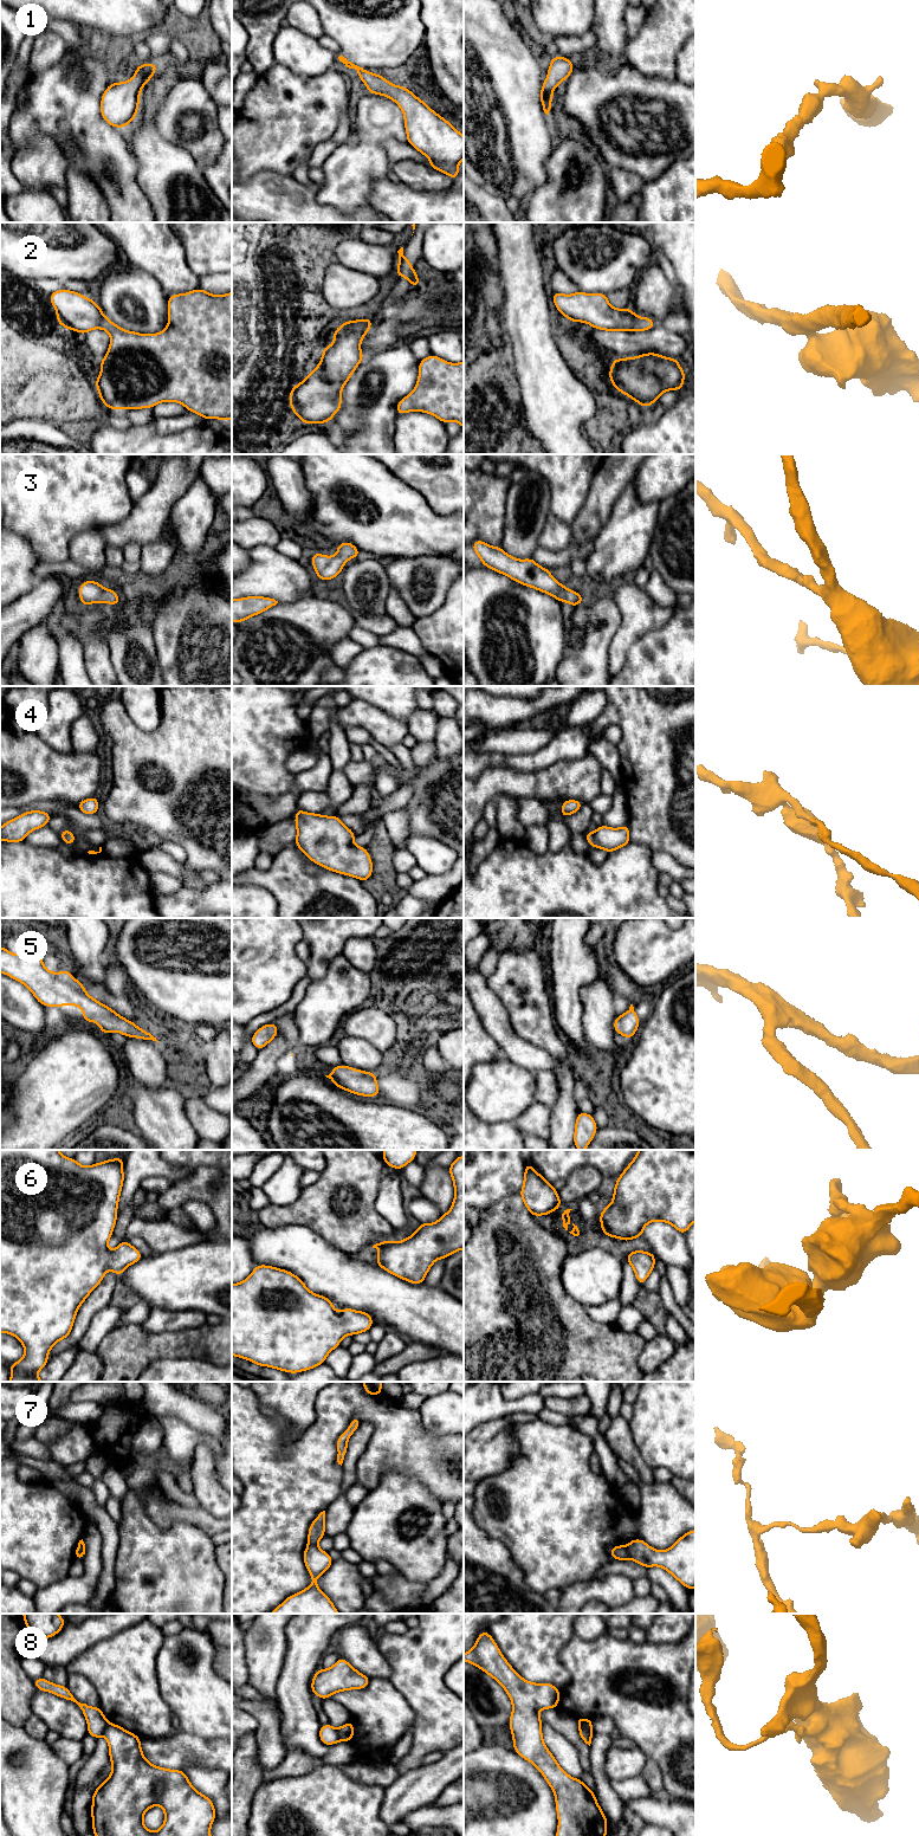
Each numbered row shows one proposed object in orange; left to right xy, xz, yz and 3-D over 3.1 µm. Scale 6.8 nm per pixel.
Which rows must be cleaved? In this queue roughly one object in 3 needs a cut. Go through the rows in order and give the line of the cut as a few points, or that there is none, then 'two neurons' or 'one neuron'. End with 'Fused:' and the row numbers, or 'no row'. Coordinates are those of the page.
1: no cut | one neuron
2: no cut | one neuron
3: no cut | one neuron
4: no cut | one neuron
5: no cut | one neuron
6: no cut | one neuron
7: yz (626, 1546), (629, 1557) | two neurons
8: yz (578, 1726), (591, 1734) | two neurons
Fused: 7, 8

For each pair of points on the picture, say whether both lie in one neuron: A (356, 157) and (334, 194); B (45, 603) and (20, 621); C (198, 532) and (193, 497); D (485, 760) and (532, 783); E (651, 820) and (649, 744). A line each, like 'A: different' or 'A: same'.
A: same
B: same
C: same
D: different
E: same

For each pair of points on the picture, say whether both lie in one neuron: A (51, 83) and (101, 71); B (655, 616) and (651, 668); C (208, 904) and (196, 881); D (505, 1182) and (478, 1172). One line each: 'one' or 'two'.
A: one
B: two
C: two
D: one

